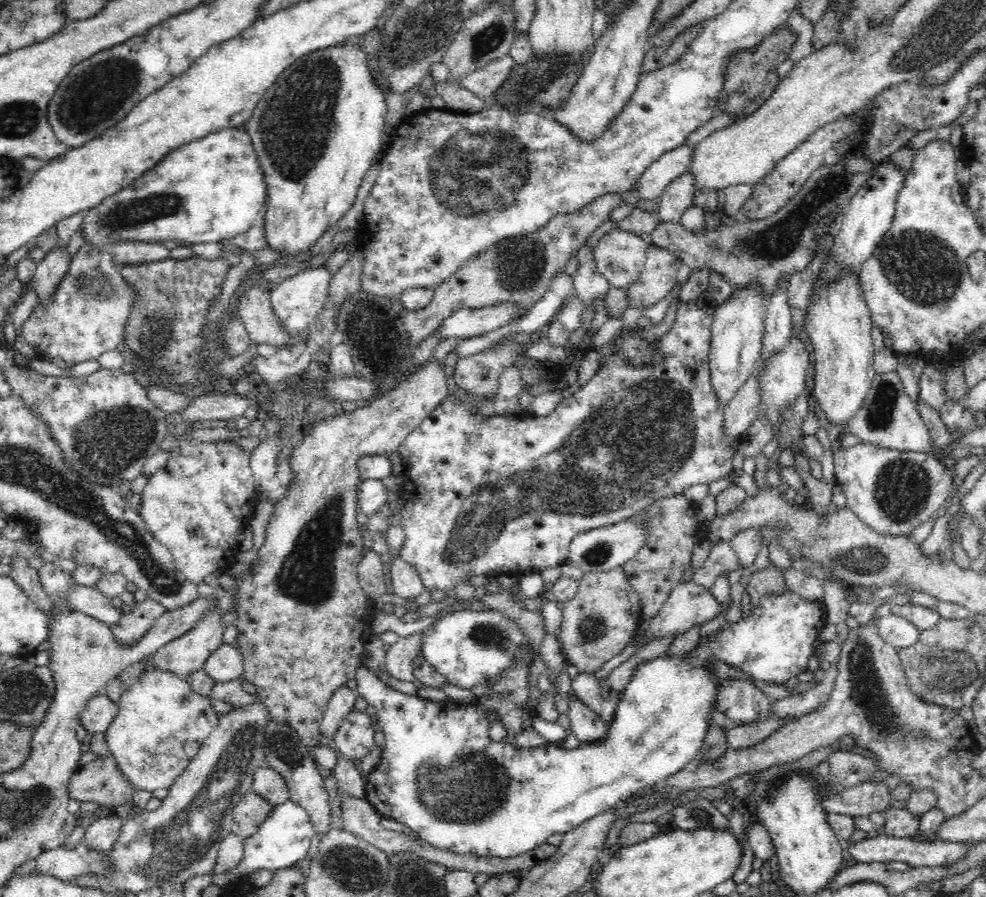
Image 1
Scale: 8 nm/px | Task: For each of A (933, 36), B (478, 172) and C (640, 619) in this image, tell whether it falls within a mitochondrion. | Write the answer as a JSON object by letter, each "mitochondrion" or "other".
{"A":"mitochondrion","B":"mitochondrion","C":"other"}

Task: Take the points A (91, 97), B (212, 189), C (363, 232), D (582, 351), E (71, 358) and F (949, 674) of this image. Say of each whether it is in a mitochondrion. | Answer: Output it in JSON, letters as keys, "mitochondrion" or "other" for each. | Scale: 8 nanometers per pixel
{"A":"mitochondrion","B":"other","C":"other","D":"other","E":"other","F":"mitochondrion"}

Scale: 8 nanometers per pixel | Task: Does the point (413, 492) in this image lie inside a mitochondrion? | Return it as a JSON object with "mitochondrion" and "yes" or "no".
{"mitochondrion":"no"}

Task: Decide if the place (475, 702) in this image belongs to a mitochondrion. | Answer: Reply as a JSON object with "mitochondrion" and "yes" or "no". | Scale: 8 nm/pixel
{"mitochondrion":"no"}

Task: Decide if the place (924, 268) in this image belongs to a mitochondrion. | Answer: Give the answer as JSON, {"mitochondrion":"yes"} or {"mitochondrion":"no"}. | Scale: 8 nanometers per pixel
{"mitochondrion":"yes"}

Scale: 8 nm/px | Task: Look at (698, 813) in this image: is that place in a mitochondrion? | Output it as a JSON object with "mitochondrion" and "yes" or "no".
{"mitochondrion":"yes"}

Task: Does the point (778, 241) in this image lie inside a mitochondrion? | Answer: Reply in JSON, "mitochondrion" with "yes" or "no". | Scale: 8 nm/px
{"mitochondrion":"yes"}

